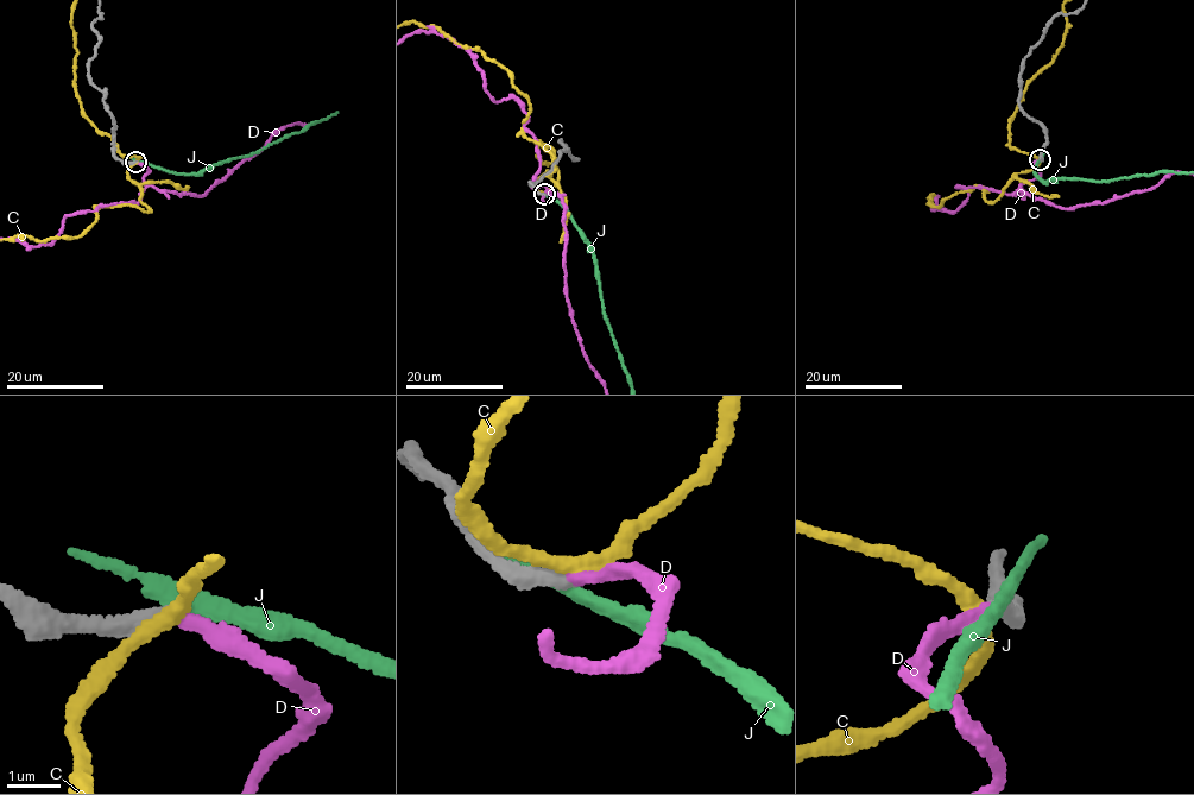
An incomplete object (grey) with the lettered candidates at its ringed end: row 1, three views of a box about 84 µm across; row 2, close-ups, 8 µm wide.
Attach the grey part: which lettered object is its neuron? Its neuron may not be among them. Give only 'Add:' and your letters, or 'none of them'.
Add: D

